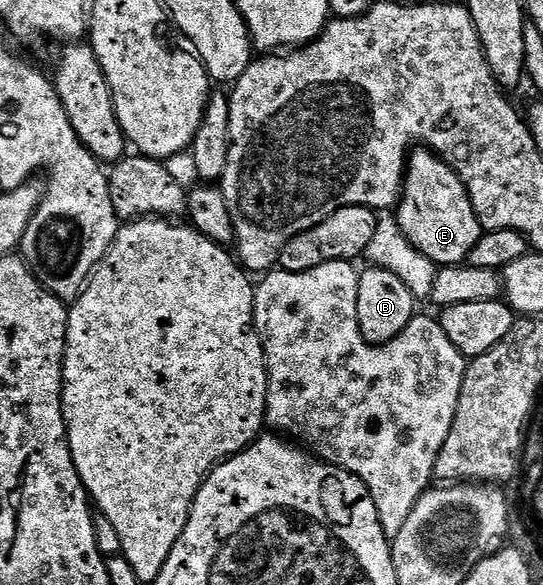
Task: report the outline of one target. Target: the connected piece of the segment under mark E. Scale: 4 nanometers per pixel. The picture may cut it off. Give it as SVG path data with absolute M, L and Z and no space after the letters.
M428 147L414 148L409 154L405 184L395 216L401 230L408 234L409 242L419 251L423 251L423 255L427 255L427 259L431 259L438 267L466 264L483 234L481 221L477 218L477 212L463 179L450 162L437 156Z

